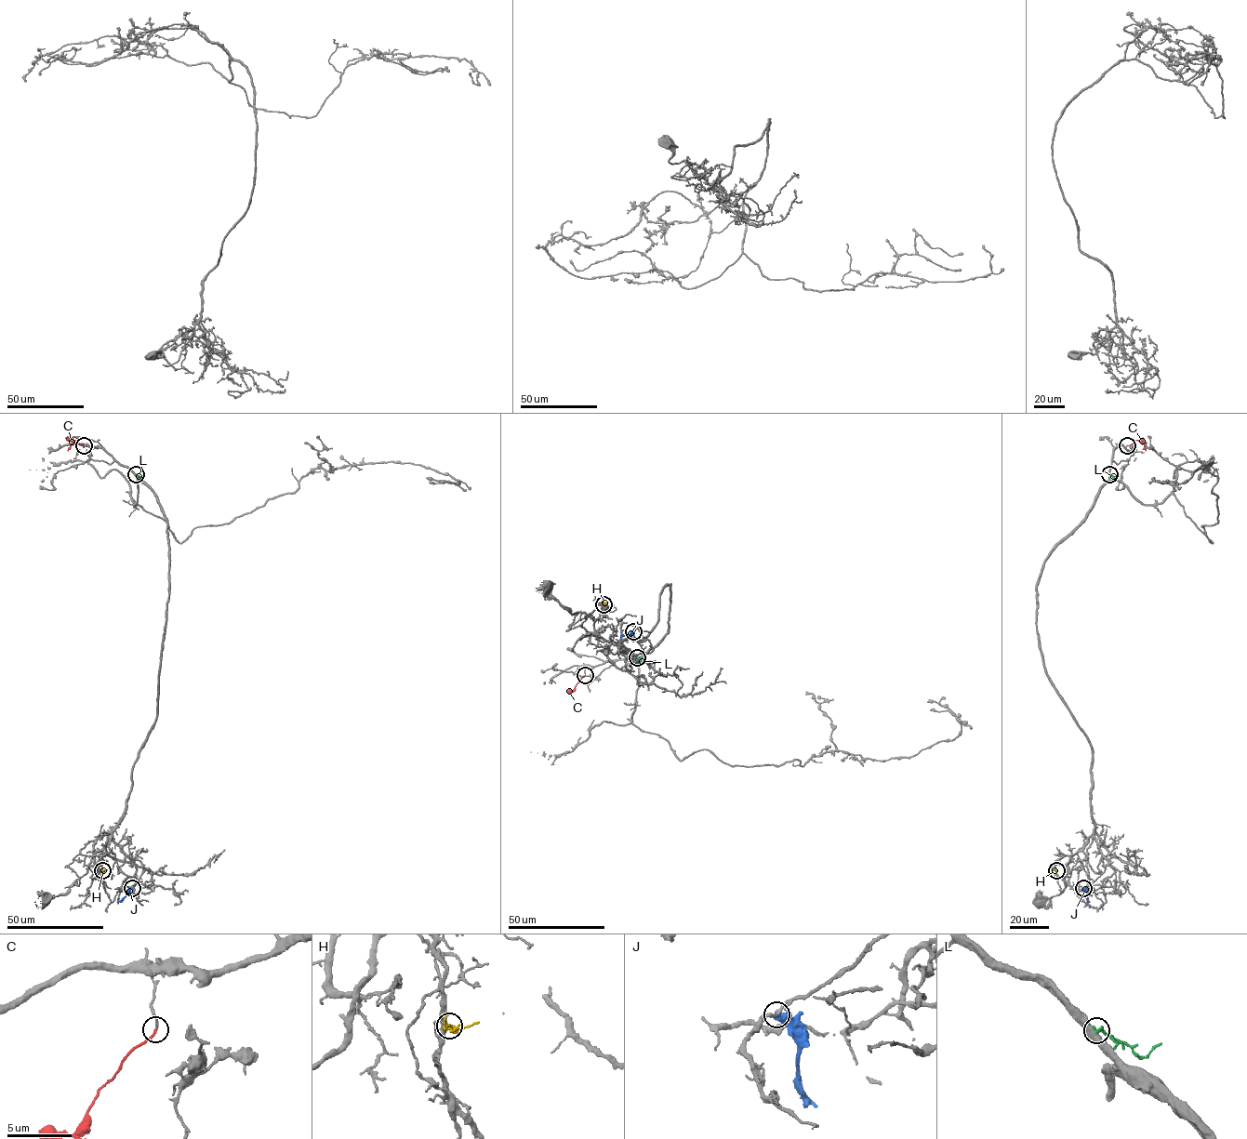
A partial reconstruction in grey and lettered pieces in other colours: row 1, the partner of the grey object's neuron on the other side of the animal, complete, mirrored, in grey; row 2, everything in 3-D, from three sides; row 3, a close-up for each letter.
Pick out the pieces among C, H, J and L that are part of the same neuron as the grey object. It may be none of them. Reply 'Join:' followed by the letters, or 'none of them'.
Join: C

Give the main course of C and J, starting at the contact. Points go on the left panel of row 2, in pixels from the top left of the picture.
C: (84, 445), (75, 440), (67, 451)
J: (132, 888), (120, 902)

